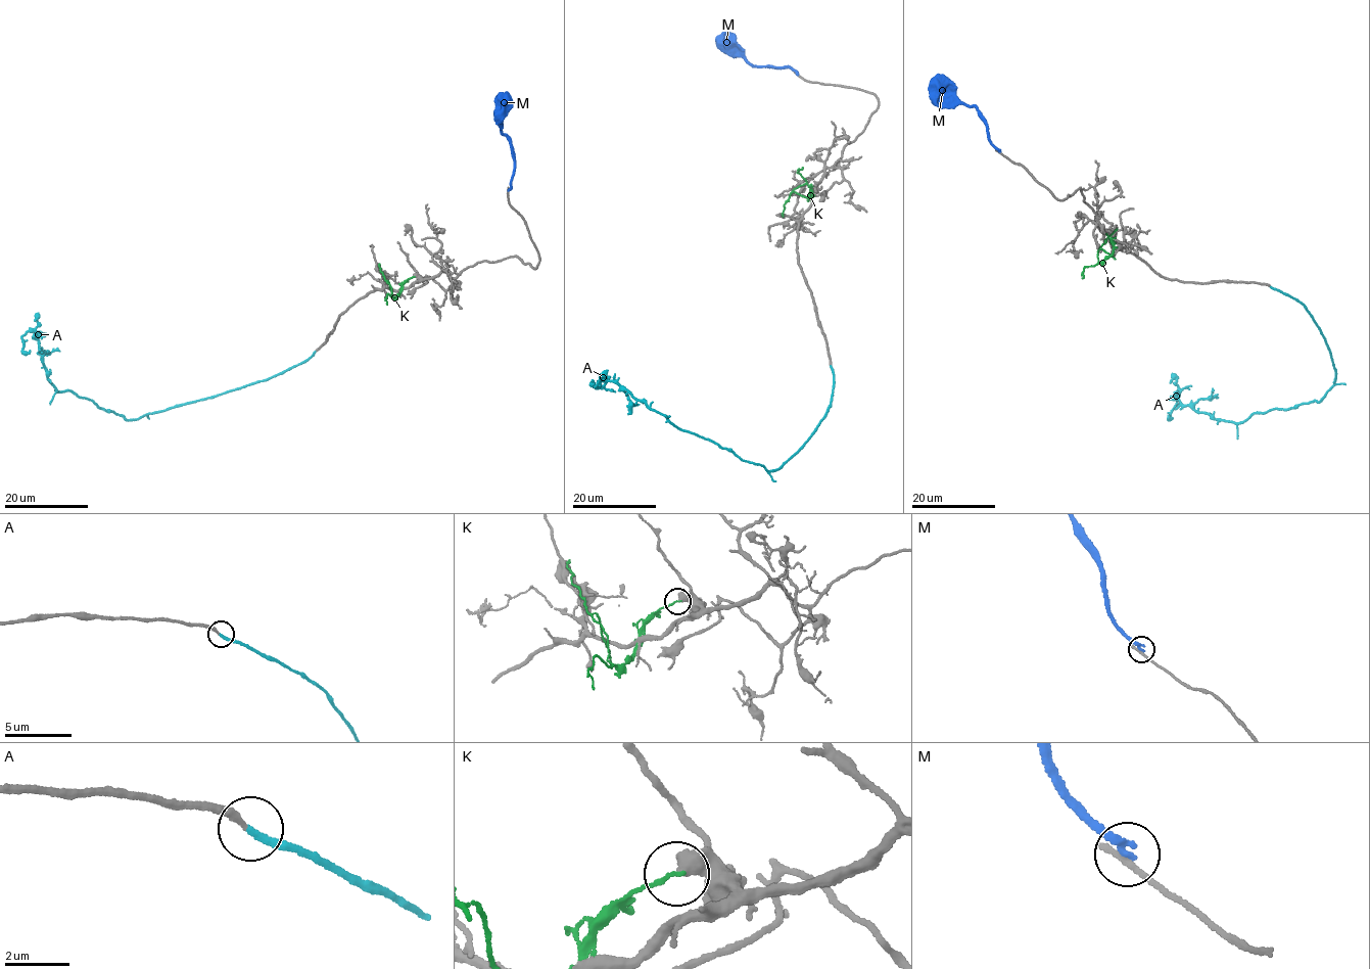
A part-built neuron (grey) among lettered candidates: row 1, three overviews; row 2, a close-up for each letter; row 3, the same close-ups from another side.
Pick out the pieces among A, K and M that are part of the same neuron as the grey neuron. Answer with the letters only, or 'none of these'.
A

